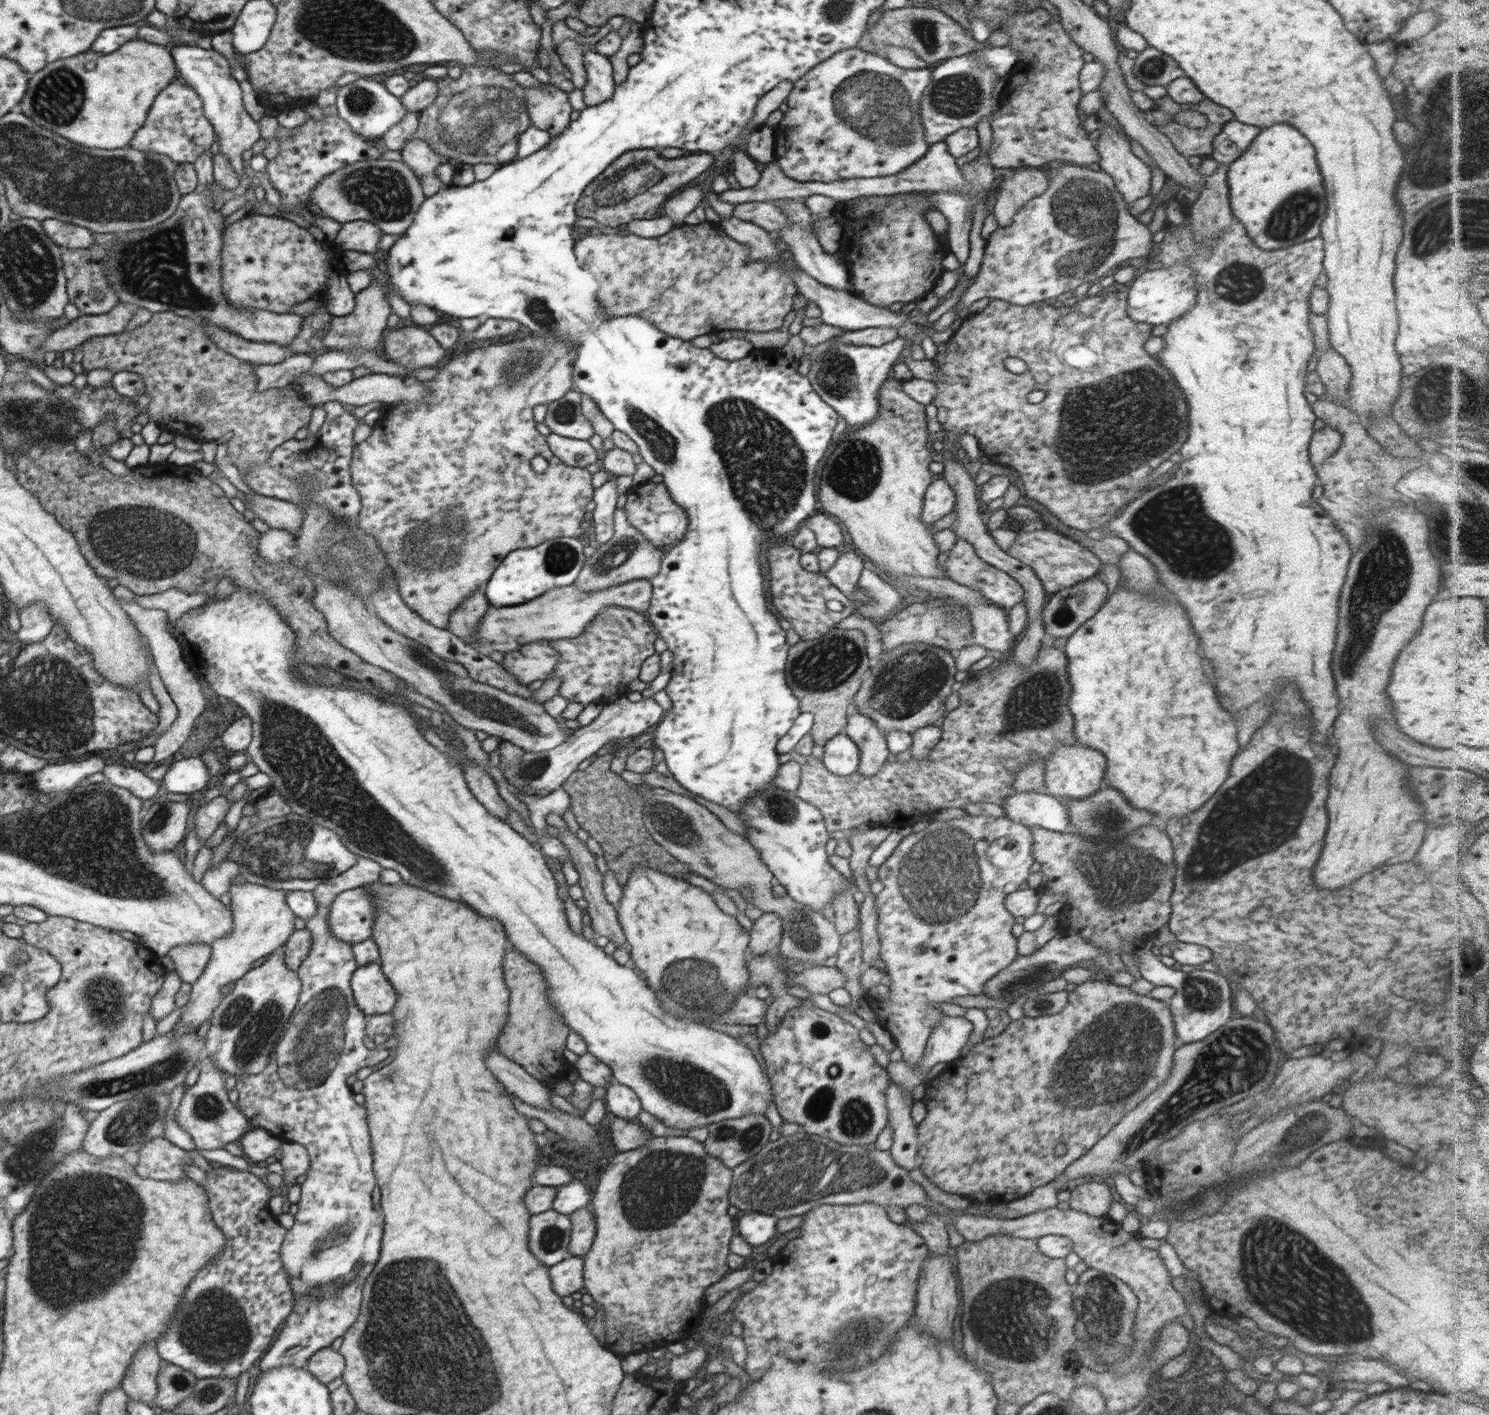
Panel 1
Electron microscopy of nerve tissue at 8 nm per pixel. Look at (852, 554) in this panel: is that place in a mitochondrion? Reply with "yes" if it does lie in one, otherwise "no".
no

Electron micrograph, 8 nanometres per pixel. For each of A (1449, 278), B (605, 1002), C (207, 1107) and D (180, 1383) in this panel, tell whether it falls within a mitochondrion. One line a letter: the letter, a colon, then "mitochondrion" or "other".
A: other
B: other
C: mitochondrion
D: mitochondrion

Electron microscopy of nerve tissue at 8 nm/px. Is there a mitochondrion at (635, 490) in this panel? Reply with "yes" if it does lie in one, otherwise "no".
no

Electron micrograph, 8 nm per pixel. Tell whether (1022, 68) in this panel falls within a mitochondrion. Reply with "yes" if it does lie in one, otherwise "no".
no

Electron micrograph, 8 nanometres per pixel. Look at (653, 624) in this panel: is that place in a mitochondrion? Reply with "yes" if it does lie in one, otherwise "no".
no

